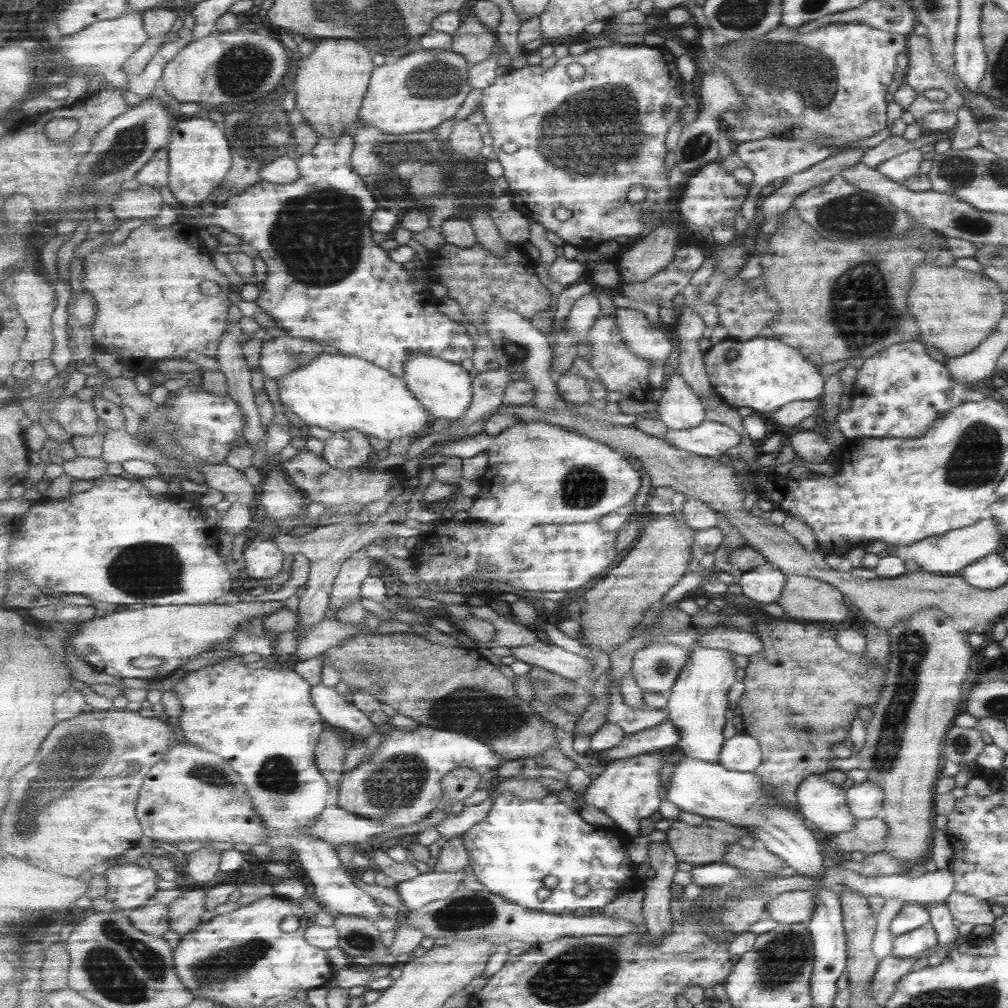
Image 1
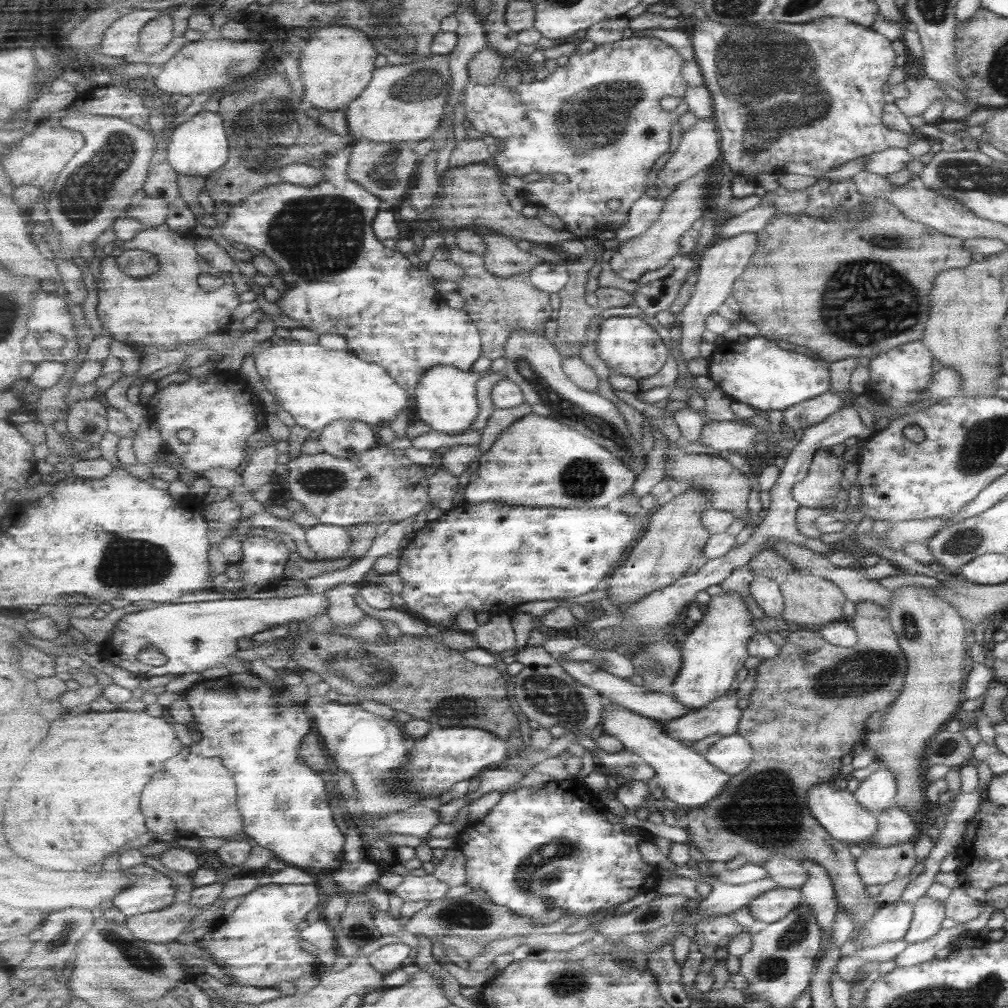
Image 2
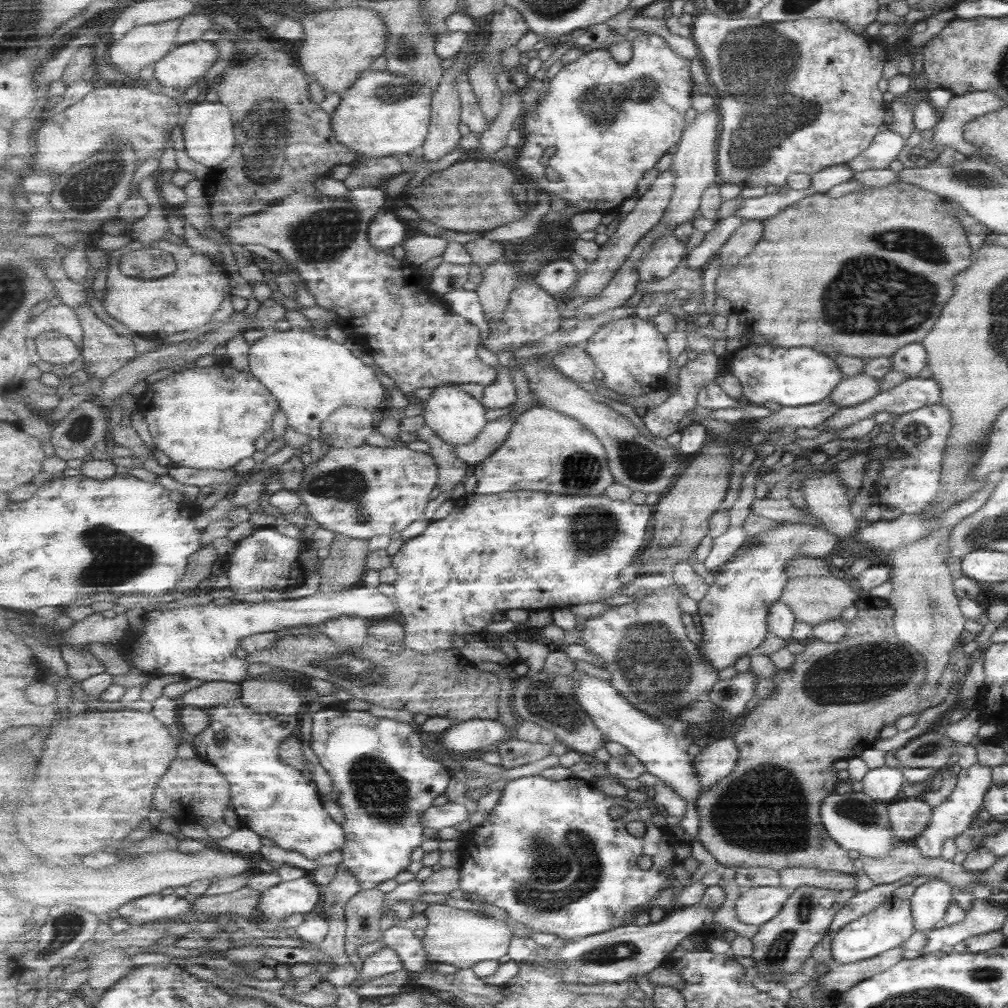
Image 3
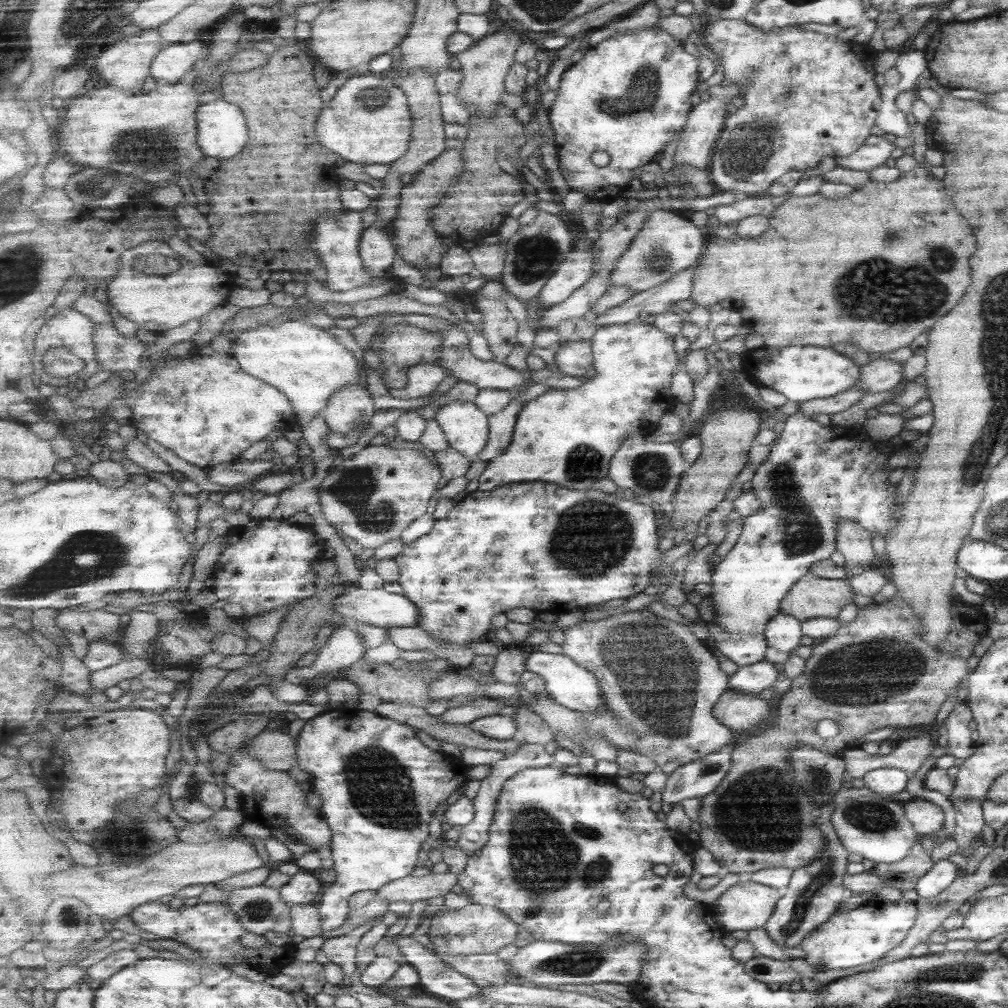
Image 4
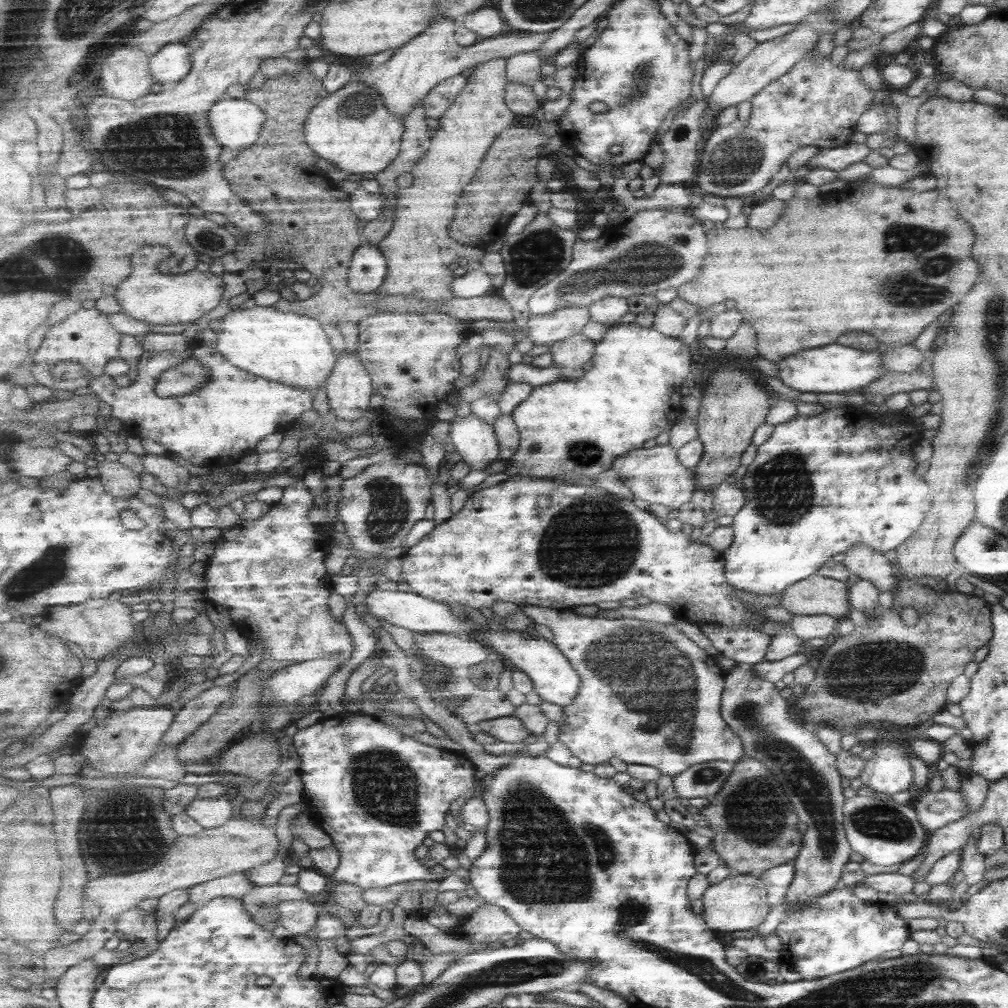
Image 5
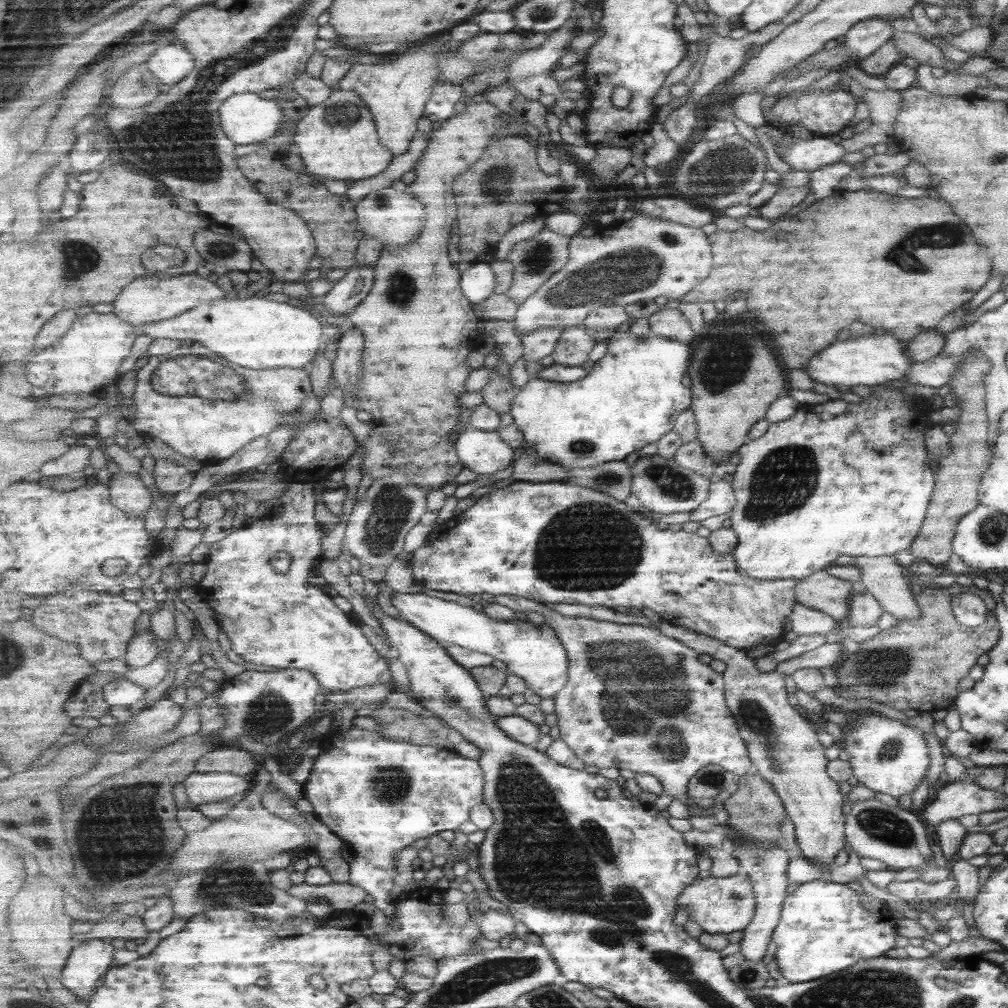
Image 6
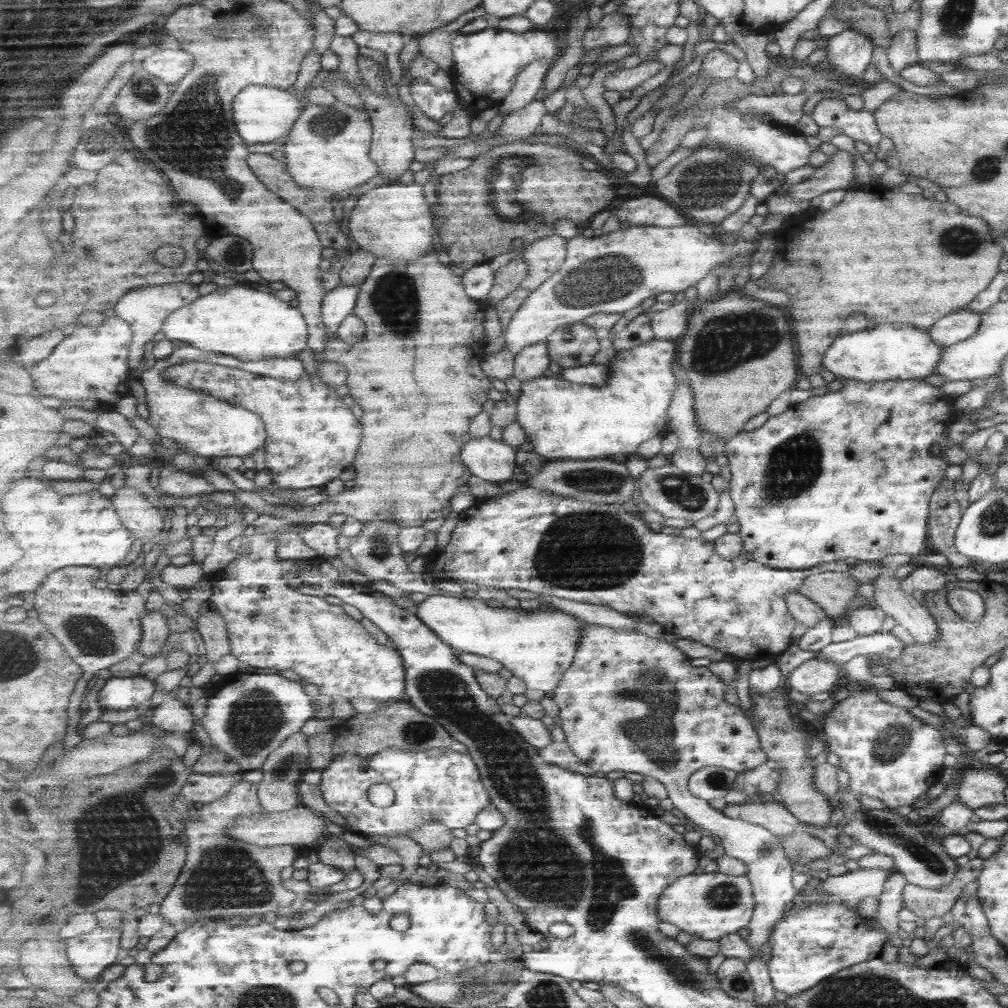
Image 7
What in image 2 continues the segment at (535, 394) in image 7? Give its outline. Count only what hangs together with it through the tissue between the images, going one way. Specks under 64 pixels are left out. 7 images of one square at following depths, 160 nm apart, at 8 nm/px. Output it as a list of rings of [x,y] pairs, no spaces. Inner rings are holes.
[[[609,316],[600,326],[596,345],[601,360],[609,366],[612,374],[630,376],[636,380],[655,376],[669,358],[663,338],[653,330],[651,324],[635,316]],[[535,413],[527,414],[512,424],[503,434],[493,443],[493,447],[489,448],[489,452],[485,453],[484,456],[478,462],[478,476],[476,481],[469,483],[466,486],[464,493],[464,502],[467,504],[485,504],[489,502],[507,502],[509,504],[529,504],[529,506],[561,506],[561,508],[571,508],[571,506],[597,506],[597,508],[613,507],[615,502],[627,494],[629,490],[634,488],[635,482],[638,480],[638,476],[635,472],[627,468],[627,465],[615,456],[615,454],[607,451],[603,445],[595,442],[592,438],[589,438],[586,434],[579,432],[576,428],[567,426],[558,420],[541,416]]]

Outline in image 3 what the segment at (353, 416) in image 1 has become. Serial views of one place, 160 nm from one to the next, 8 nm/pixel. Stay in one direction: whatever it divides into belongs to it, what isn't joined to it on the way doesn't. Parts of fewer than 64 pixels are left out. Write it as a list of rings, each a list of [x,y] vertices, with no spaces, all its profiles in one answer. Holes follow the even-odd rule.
[[[308,330],[267,331],[249,351],[250,373],[258,378],[279,401],[293,430],[321,439],[322,424],[335,411],[347,405],[386,409],[389,392],[377,372],[357,358],[345,343]]]

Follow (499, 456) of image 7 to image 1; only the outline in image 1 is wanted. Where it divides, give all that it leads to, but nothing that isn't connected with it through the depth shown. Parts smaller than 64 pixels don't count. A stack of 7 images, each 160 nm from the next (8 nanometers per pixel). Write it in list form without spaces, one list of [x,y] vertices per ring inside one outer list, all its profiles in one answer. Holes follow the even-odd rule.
[[[412,354],[405,363],[403,379],[420,401],[430,411],[432,421],[444,418],[452,424],[457,422],[471,406],[474,399],[474,378],[463,366],[430,354]]]

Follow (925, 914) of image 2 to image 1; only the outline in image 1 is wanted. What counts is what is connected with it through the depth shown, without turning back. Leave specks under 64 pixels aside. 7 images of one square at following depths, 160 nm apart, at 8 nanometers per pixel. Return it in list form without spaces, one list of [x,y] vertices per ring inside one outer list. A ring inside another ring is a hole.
[[[927,922],[915,931],[893,938],[889,956],[893,956],[893,958],[911,958],[913,954],[919,954],[923,950],[933,948],[935,944],[937,944],[935,932],[931,928],[931,923]]]

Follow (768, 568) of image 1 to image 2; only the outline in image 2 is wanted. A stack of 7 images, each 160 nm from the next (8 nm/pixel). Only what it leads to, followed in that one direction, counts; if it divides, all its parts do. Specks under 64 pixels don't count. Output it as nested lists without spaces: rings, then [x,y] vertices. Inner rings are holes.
[[[754,576],[750,594],[755,603],[769,618],[780,618],[785,610],[784,597],[777,580],[766,576]]]

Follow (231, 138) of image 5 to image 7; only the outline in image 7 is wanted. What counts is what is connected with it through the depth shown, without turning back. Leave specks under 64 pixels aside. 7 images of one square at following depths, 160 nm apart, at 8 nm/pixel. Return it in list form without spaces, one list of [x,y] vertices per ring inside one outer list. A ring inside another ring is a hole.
[[[251,85],[245,87],[235,97],[235,120],[239,134],[247,144],[269,144],[287,136],[294,125],[298,123],[304,112],[299,98],[295,96],[293,90],[283,90],[280,88],[271,88],[268,86]]]

